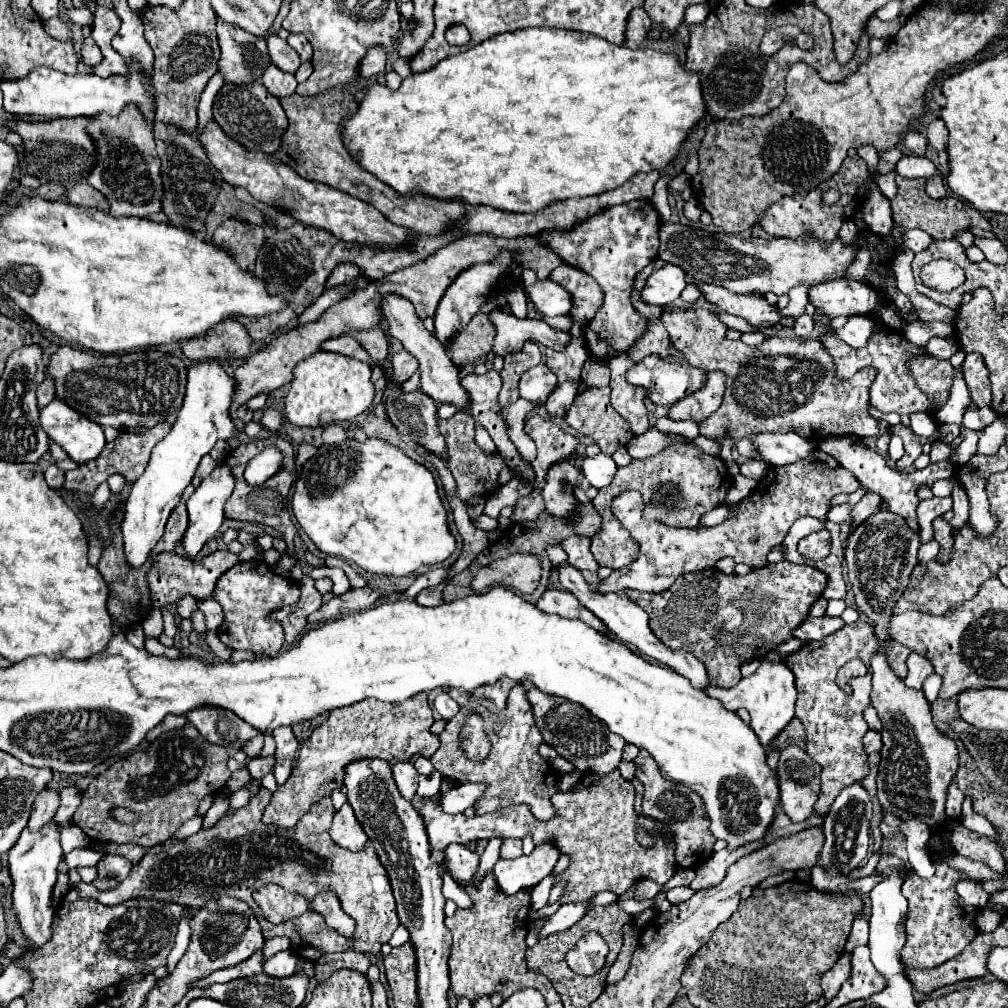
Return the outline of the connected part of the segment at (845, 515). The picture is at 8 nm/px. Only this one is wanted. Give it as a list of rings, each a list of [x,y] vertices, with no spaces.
[[[848,504],[834,506],[834,508],[832,508],[832,512],[828,512],[828,520],[830,520],[830,522],[844,524],[846,520],[850,520],[850,506],[848,506]]]

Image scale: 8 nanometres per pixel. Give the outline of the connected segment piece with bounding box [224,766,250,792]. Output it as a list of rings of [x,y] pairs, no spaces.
[[[246,766],[242,768],[242,770],[238,770],[238,772],[234,772],[232,776],[230,776],[230,780],[226,782],[226,790],[228,792],[238,792],[242,786],[246,786],[250,782],[250,776],[248,776],[248,770],[246,770]]]

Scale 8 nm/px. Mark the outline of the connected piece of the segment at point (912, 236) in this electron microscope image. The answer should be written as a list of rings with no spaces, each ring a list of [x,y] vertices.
[[[906,230],[904,232],[904,246],[908,246],[914,252],[920,252],[924,248],[928,248],[932,242],[932,238],[924,232],[924,230]]]

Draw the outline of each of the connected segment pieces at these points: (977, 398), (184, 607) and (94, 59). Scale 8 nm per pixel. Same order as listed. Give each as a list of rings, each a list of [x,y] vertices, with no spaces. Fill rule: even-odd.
[[[970,352],[970,354],[966,354],[966,358],[962,362],[962,370],[964,370],[964,382],[968,386],[972,404],[974,406],[990,406],[990,400],[992,400],[990,378],[988,378],[984,360],[976,352]]]
[[[184,596],[178,600],[178,606],[176,606],[176,614],[180,618],[190,618],[192,612],[198,608],[198,600],[192,598],[192,596]]]
[[[82,31],[83,37],[86,38],[82,42],[82,50],[80,50],[80,58],[84,64],[88,66],[96,66],[100,62],[100,48],[96,46],[96,42],[92,42],[91,31]]]

